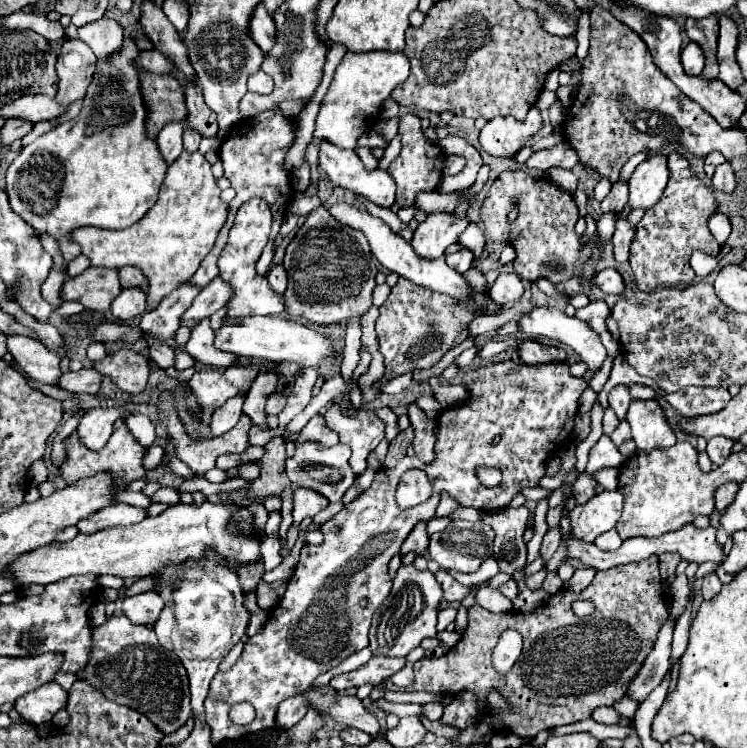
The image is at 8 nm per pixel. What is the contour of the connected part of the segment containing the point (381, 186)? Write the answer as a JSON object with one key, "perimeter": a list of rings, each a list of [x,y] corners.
{"perimeter":[[[323,144],[319,150],[319,168],[335,186],[347,188],[381,208],[391,208],[395,204],[397,186],[387,170],[375,168],[369,172],[353,150],[347,152],[333,144]]]}

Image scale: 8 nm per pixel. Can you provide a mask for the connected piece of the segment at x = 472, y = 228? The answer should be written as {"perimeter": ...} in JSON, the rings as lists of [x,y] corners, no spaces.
{"perimeter":[[[470,223],[459,237],[458,243],[471,250],[475,258],[480,258],[485,246],[485,235],[476,224]]]}

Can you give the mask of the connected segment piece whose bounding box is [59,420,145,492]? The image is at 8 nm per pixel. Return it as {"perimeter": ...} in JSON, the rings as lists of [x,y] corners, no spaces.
{"perimeter":[[[117,420],[113,424],[113,434],[109,438],[109,442],[105,444],[103,450],[99,452],[93,452],[89,450],[81,440],[79,440],[79,434],[73,432],[71,436],[65,438],[65,452],[67,452],[67,458],[65,462],[59,466],[59,476],[65,480],[65,484],[75,484],[79,482],[81,478],[87,478],[87,476],[95,476],[99,472],[107,472],[111,474],[111,478],[115,480],[115,490],[121,492],[131,480],[139,480],[145,476],[145,468],[143,468],[143,454],[145,454],[145,448],[133,438],[133,434],[129,432],[129,428],[125,426],[123,420]]]}

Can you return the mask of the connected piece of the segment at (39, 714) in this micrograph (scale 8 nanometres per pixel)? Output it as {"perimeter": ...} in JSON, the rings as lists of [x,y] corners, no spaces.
{"perimeter":[[[45,684],[43,688],[37,688],[35,692],[21,696],[15,700],[15,710],[33,726],[41,726],[45,722],[51,722],[57,710],[65,708],[67,704],[67,692],[57,684]]]}

